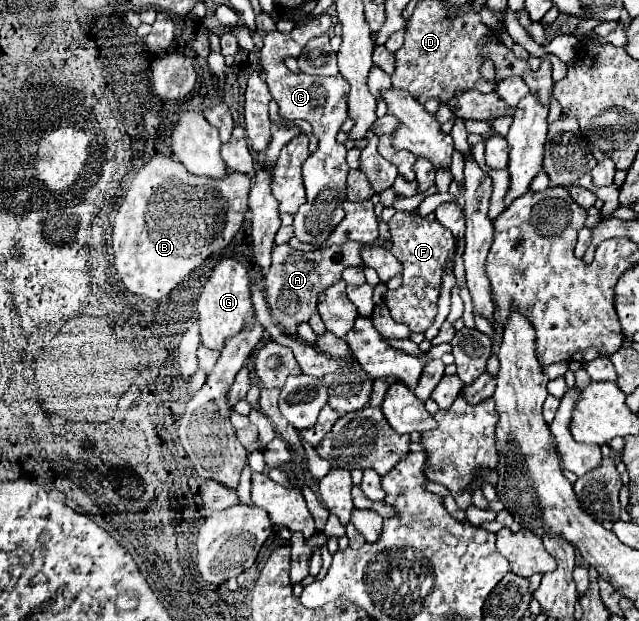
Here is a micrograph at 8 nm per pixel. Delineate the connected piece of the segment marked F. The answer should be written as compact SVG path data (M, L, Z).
M397 211L389 221L389 233L393 239L391 251L403 263L403 285L387 293L385 305L397 323L405 323L413 333L425 333L437 315L437 299L441 291L441 273L445 261L455 255L455 239L447 227L443 227L431 213L427 217L413 211Z

